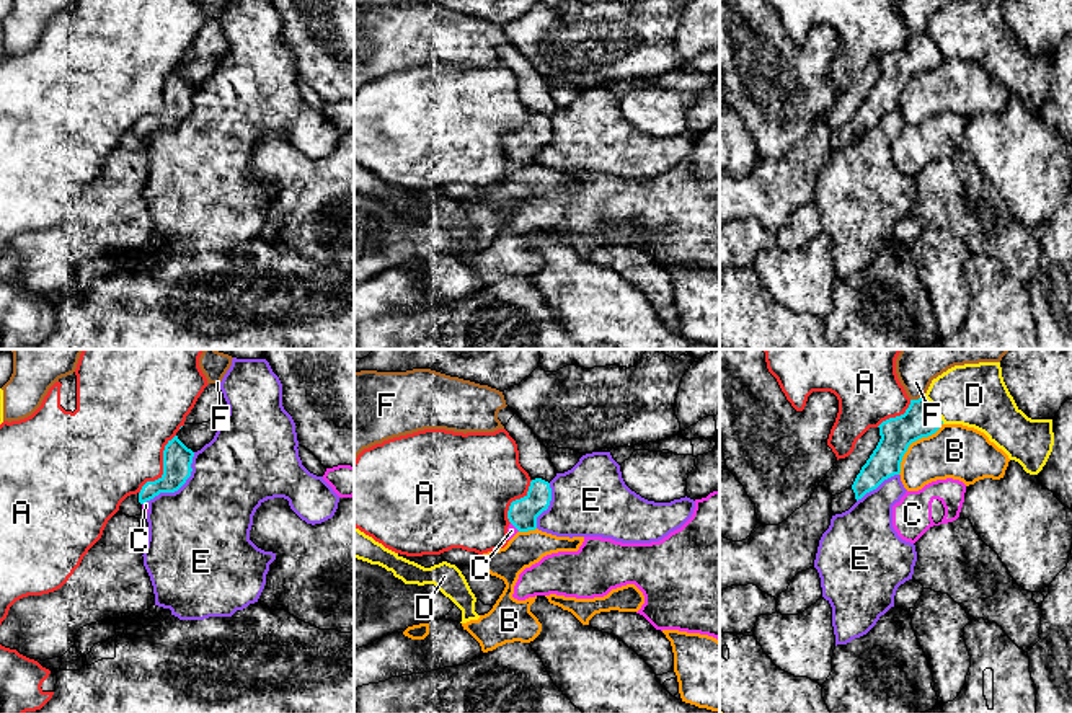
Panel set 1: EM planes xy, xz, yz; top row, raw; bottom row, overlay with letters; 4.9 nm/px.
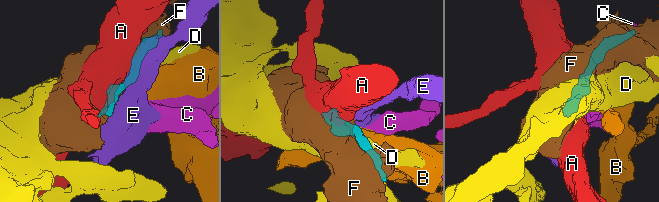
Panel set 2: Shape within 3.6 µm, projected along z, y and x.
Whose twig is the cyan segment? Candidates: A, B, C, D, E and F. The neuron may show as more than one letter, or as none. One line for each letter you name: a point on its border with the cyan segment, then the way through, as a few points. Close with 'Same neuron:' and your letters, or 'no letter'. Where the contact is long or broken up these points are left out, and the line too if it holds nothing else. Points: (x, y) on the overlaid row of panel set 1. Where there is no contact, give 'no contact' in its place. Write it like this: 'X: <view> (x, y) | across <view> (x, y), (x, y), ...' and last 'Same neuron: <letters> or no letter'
Same neuron: no letter

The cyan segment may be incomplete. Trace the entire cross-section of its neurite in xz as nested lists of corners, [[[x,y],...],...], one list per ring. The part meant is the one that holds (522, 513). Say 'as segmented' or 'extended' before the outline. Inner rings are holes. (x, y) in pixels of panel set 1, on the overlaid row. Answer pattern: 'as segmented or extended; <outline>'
as segmented; [[[535,478],[530,481],[527,494],[511,503],[507,519],[519,532],[535,530],[537,517],[548,509],[550,501],[550,483]]]

